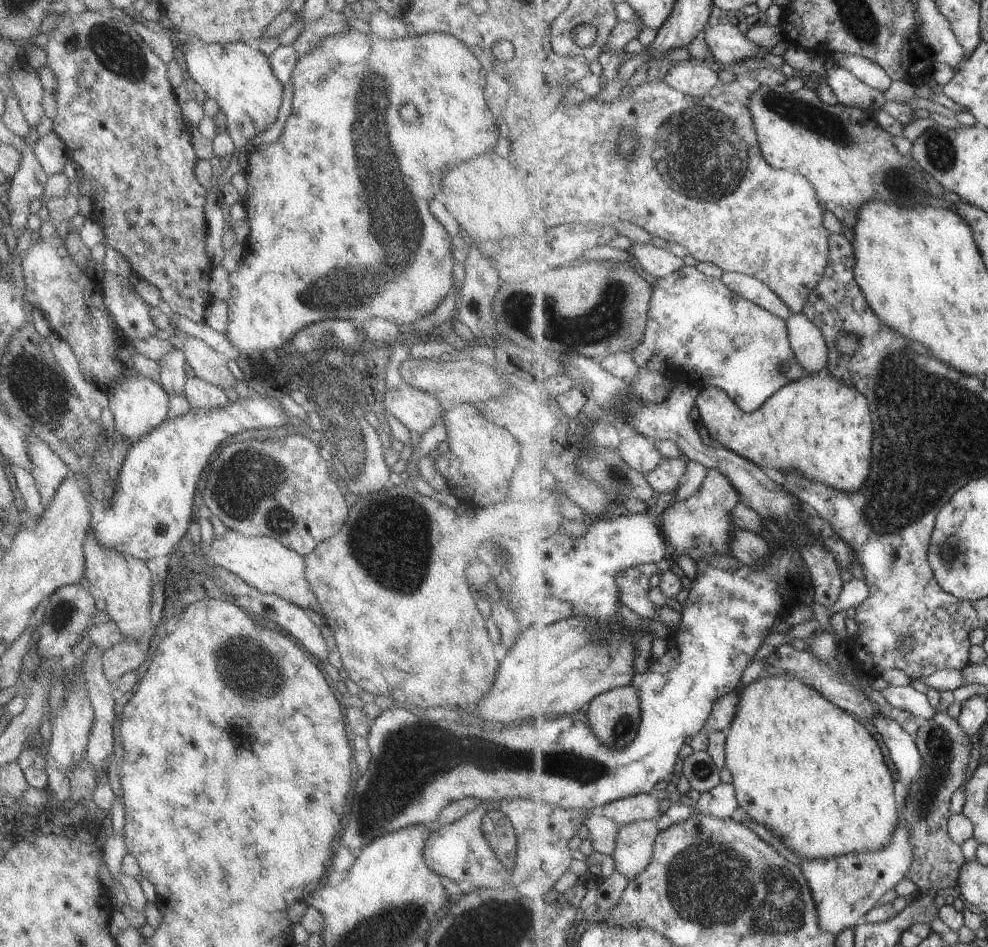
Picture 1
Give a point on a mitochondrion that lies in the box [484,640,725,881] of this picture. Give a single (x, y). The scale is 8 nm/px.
(623, 727)

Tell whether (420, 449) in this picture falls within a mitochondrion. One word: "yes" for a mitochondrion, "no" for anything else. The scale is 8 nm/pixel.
no

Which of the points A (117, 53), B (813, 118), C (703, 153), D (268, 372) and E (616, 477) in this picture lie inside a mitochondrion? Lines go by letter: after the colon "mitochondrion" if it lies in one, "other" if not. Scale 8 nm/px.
A: mitochondrion
B: mitochondrion
C: mitochondrion
D: other
E: mitochondrion

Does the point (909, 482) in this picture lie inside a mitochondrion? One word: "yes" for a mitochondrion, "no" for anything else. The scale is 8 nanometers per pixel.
yes

